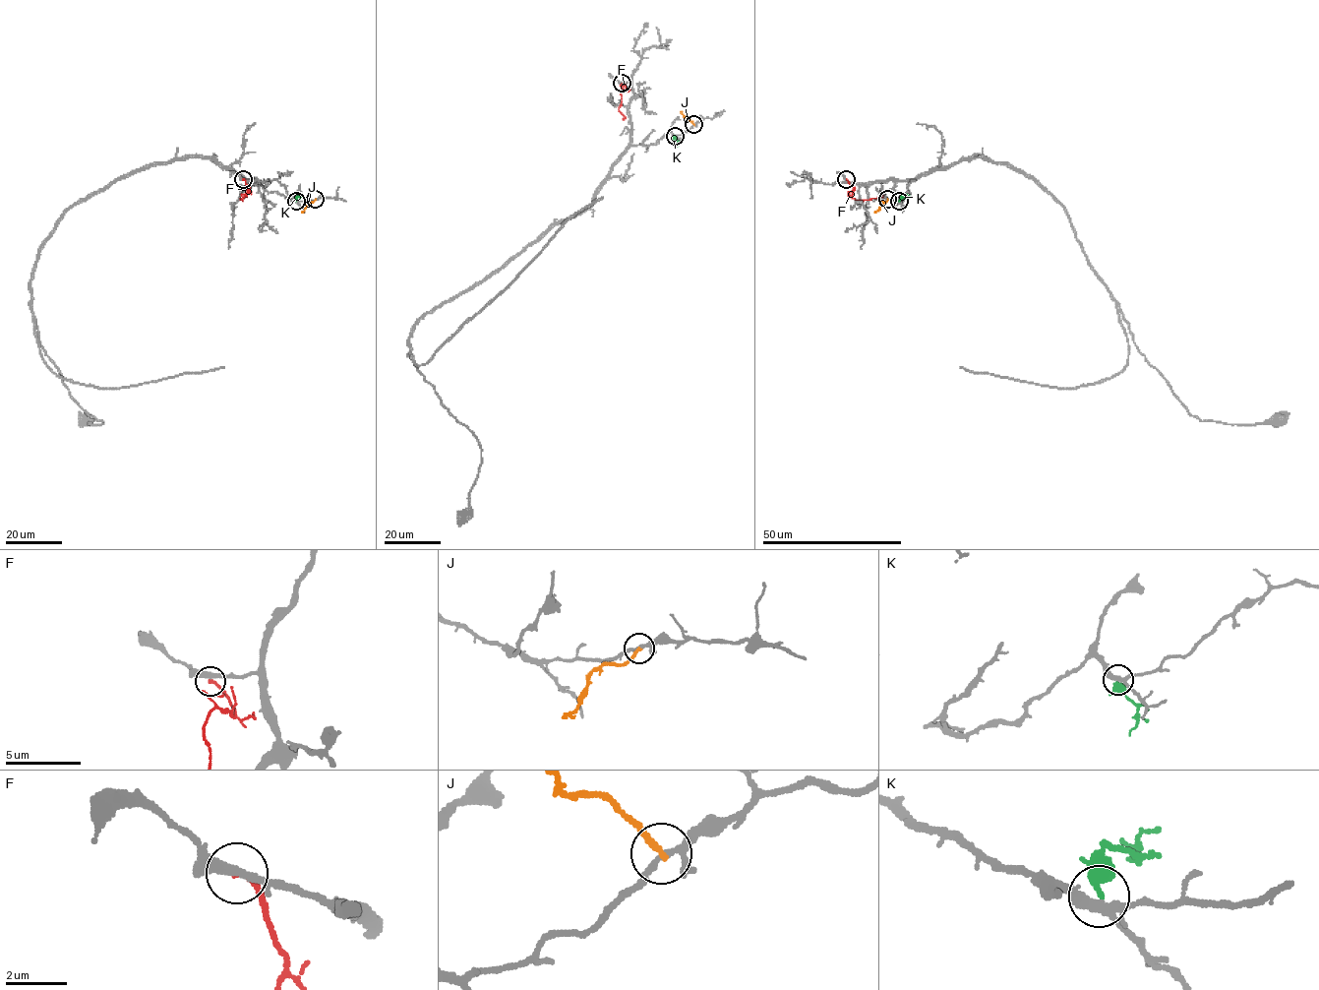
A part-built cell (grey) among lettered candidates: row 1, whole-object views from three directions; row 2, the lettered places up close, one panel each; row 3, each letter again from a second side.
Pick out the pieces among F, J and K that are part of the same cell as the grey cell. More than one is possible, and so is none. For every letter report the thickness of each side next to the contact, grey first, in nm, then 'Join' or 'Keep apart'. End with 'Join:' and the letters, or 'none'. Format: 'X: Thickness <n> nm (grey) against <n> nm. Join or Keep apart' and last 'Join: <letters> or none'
F: Thickness 320 nm (grey) against 200 nm. Keep apart
J: Thickness 190 nm (grey) against 200 nm. Keep apart
K: Thickness 280 nm (grey) against 320 nm. Join
Join: K

